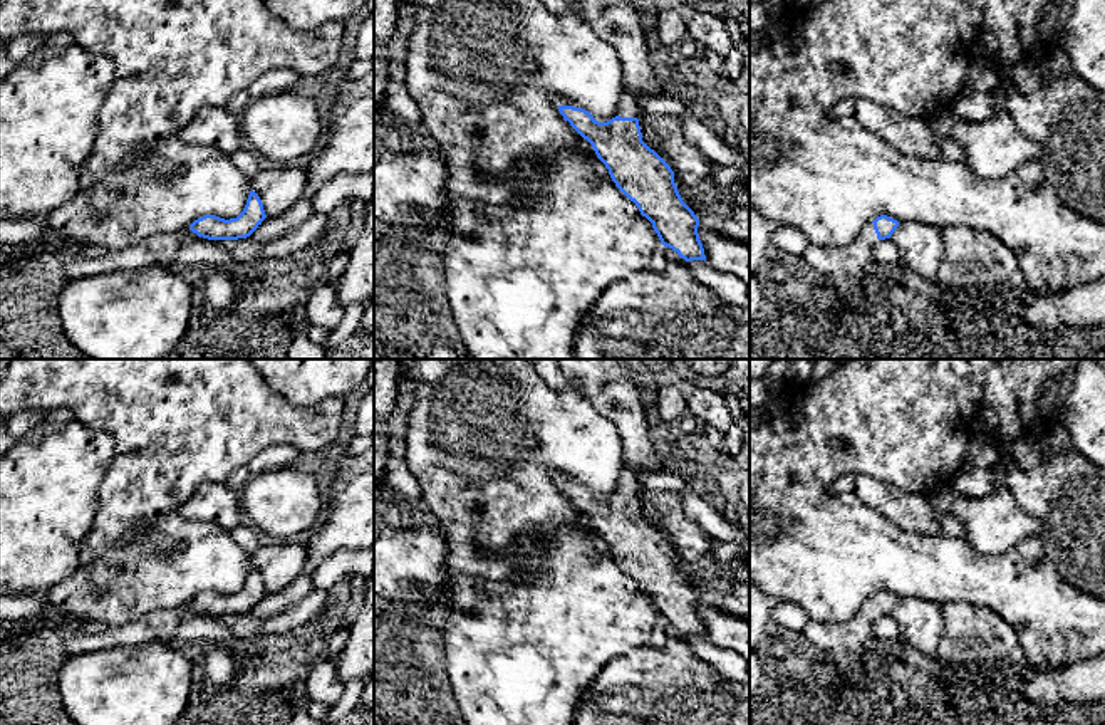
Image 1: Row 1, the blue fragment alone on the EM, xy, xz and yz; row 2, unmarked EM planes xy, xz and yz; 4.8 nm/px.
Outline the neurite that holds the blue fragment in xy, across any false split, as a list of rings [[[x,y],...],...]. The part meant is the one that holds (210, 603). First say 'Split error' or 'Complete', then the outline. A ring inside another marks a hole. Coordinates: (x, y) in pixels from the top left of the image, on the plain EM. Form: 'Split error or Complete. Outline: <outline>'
Complete. Outline: [[[252,566],[243,587],[236,594],[205,591],[189,606],[208,616],[238,616],[250,613],[267,594],[260,572]]]

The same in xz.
Split error. Outline: [[[630,470],[620,472],[617,492],[607,498],[560,473],[555,478],[563,495],[592,520],[615,562],[652,599],[661,619],[686,638],[706,638],[699,594],[682,577],[671,542],[642,517],[639,485]]]

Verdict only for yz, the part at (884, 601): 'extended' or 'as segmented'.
extended

